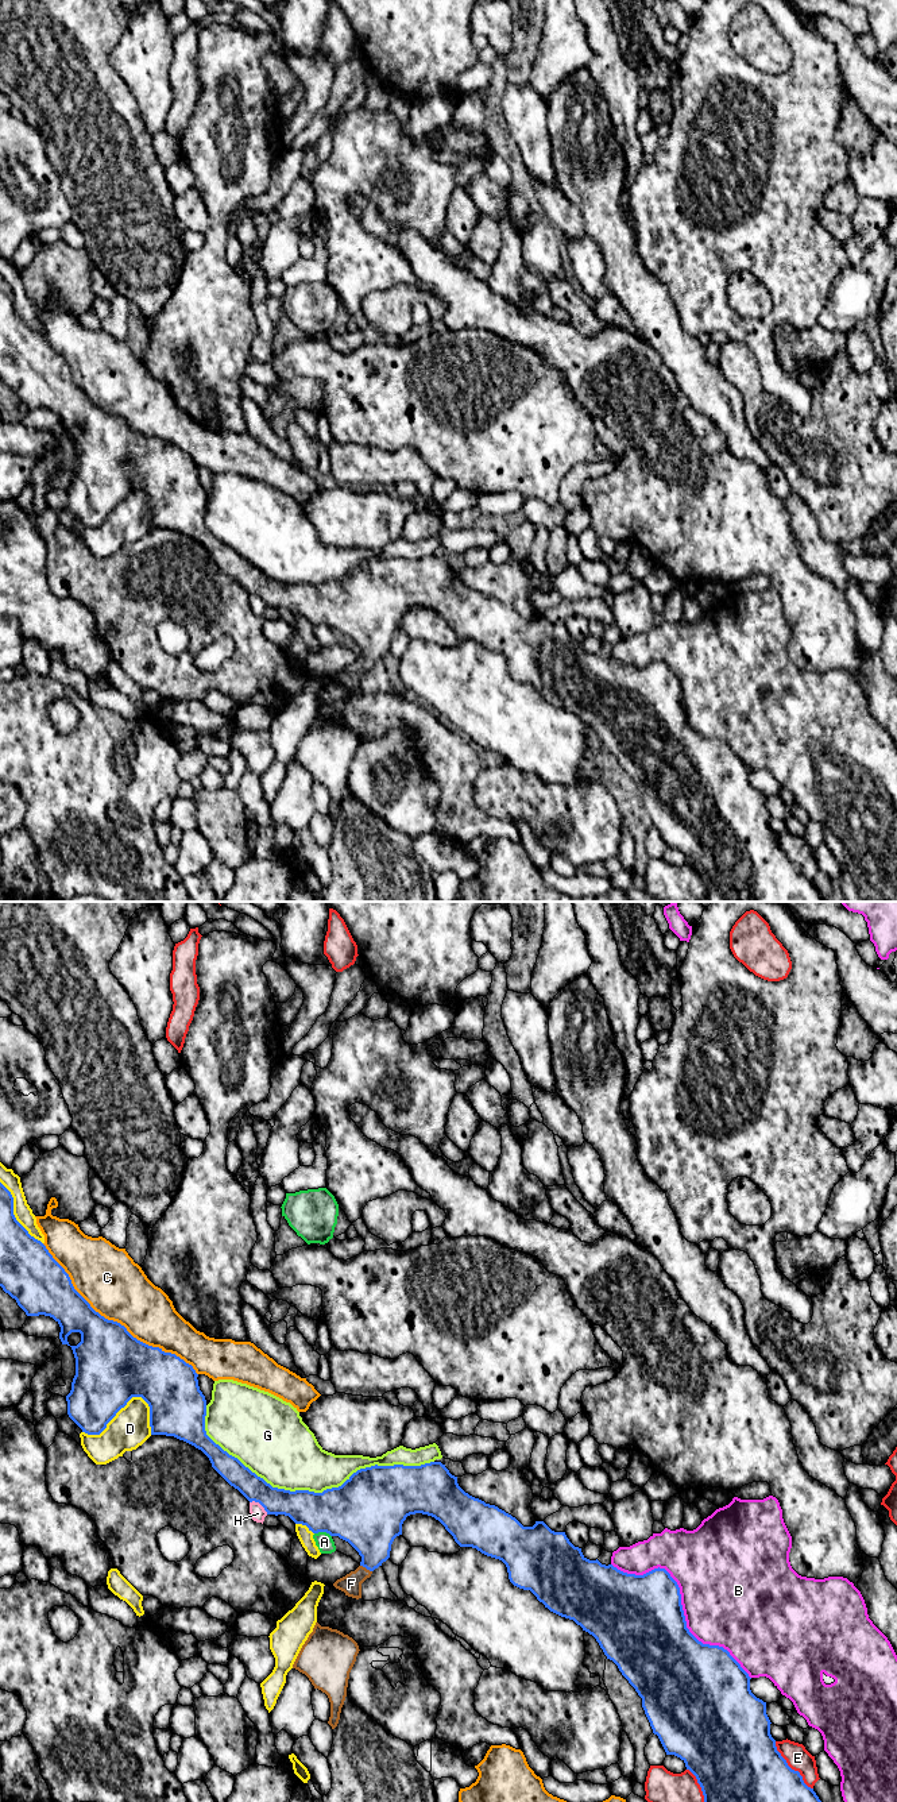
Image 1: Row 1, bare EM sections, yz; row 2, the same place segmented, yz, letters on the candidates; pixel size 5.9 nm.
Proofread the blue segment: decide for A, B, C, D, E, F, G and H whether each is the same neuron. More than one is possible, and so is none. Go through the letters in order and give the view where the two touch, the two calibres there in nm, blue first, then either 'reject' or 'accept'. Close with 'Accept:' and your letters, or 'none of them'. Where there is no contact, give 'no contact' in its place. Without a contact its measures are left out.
A: contact in yz; calibres 380 and 100 nm; reject
B: contact in yz; calibres 500 and 500 nm; reject
C: contact in yz; calibres 420 and 360 nm; reject
D: contact in yz; calibres 400 and 240 nm; reject
E: contact in yz; calibres 400 and 140 nm; reject
F: contact in yz; calibres 320 and 120 nm; accept
G: contact in yz; calibres 300 and 400 nm; reject
H: contact in yz; calibres 190 and 90 nm; reject
Accept: F

